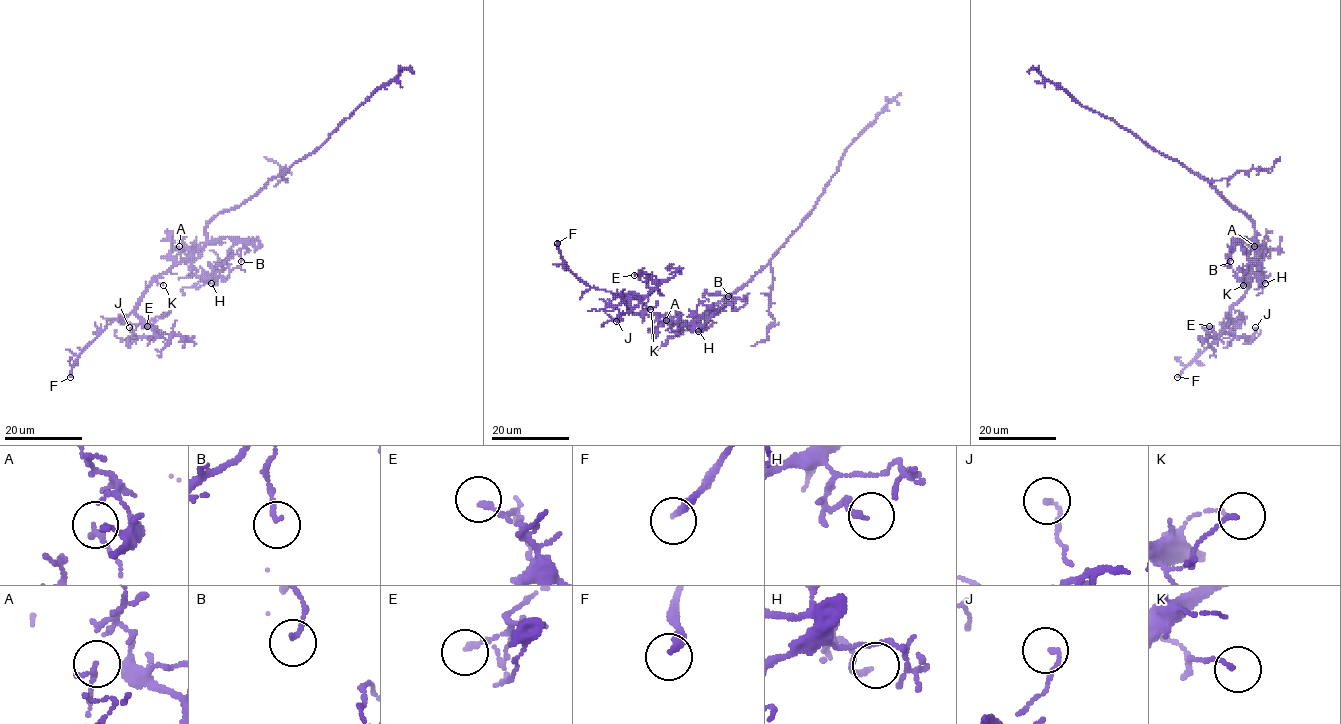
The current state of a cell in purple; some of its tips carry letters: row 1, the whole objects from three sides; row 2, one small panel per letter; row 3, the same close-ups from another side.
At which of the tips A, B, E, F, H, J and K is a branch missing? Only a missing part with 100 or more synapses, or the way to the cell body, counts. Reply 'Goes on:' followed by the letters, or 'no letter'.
Goes on: F

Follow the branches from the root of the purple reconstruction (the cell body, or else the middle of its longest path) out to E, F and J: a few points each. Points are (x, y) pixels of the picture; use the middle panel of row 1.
E: (735, 291), (695, 320), (677, 322), (628, 306), (623, 297), (650, 289), (646, 273), (634, 275)
F: (735, 291), (690, 322), (672, 321), (661, 315), (637, 314), (618, 295), (583, 283), (566, 265), (557, 243)
J: (735, 291), (690, 322), (672, 321), (661, 315), (637, 314), (623, 298), (634, 293), (644, 298), (616, 321)

